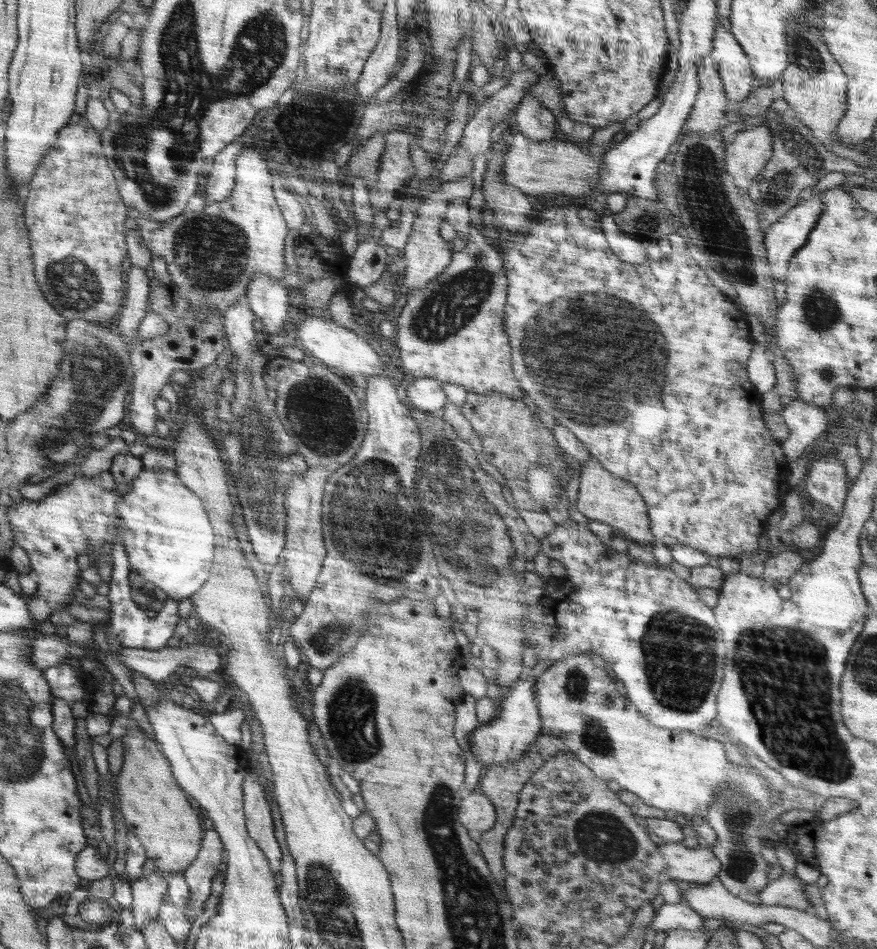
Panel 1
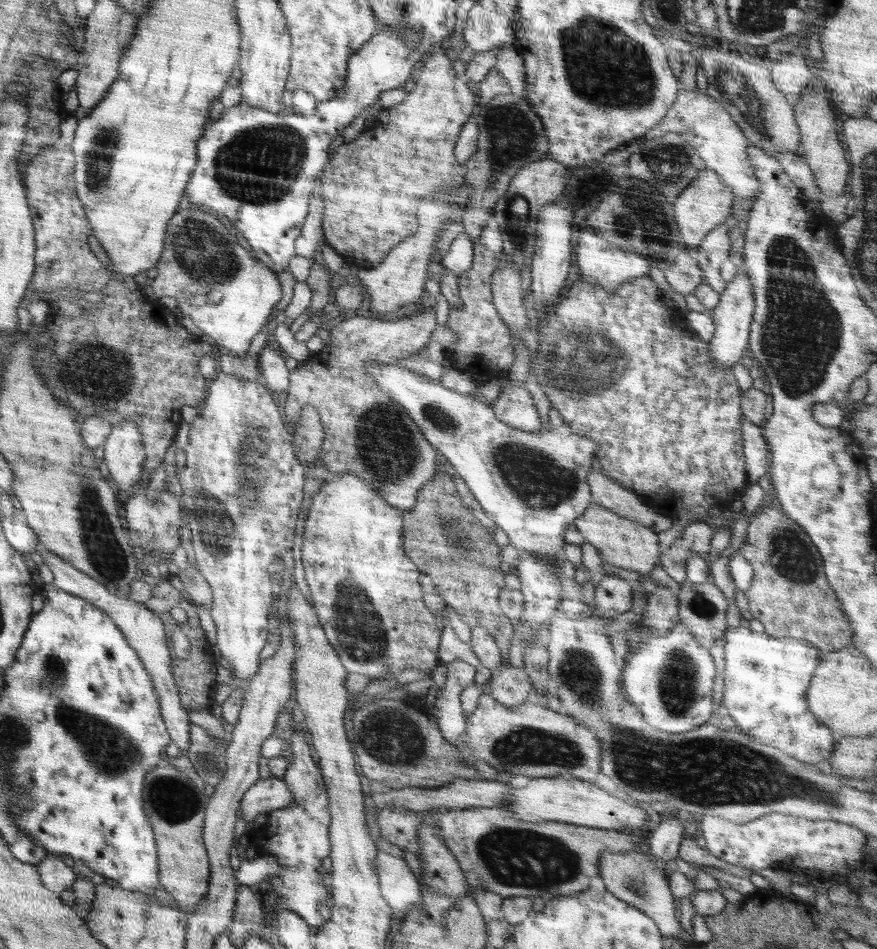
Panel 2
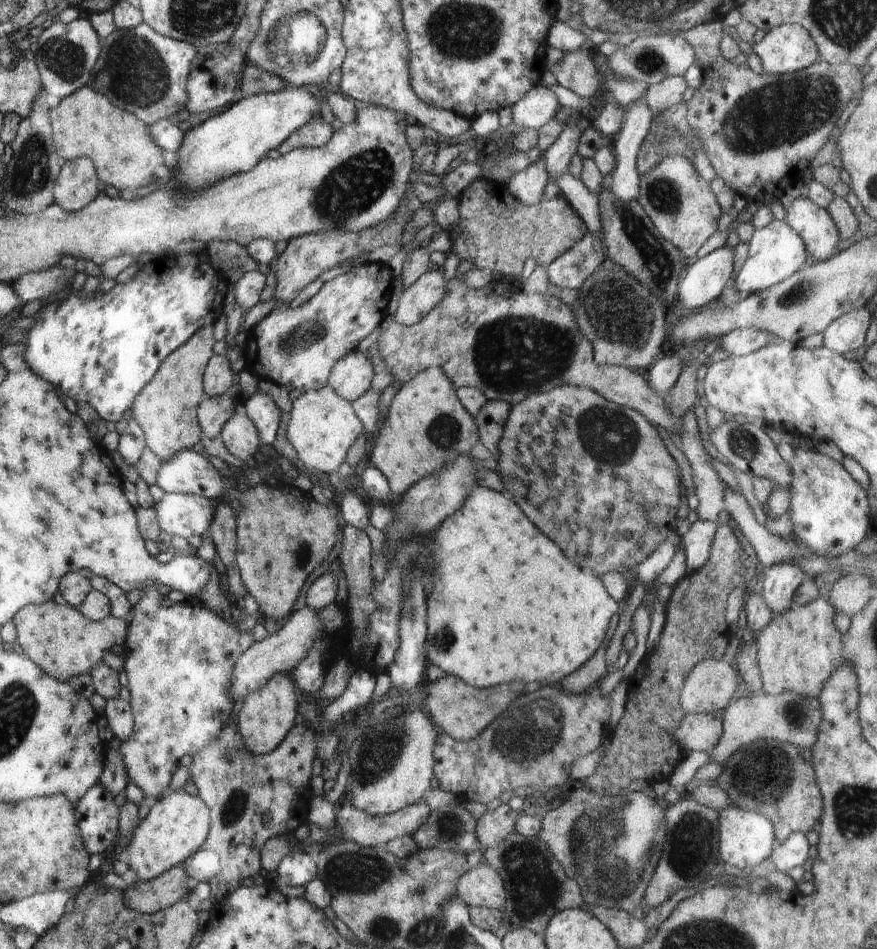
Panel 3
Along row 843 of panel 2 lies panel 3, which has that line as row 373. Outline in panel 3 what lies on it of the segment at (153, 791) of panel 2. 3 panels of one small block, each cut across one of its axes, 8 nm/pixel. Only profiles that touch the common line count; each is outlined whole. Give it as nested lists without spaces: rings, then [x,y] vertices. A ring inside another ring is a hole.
[[[213,324],[196,330],[180,348],[160,363],[154,378],[131,406],[133,418],[144,432],[148,450],[152,450],[163,463],[180,450],[199,449],[204,436],[197,417],[197,408],[206,397],[203,376],[206,365],[212,358],[214,343]]]

